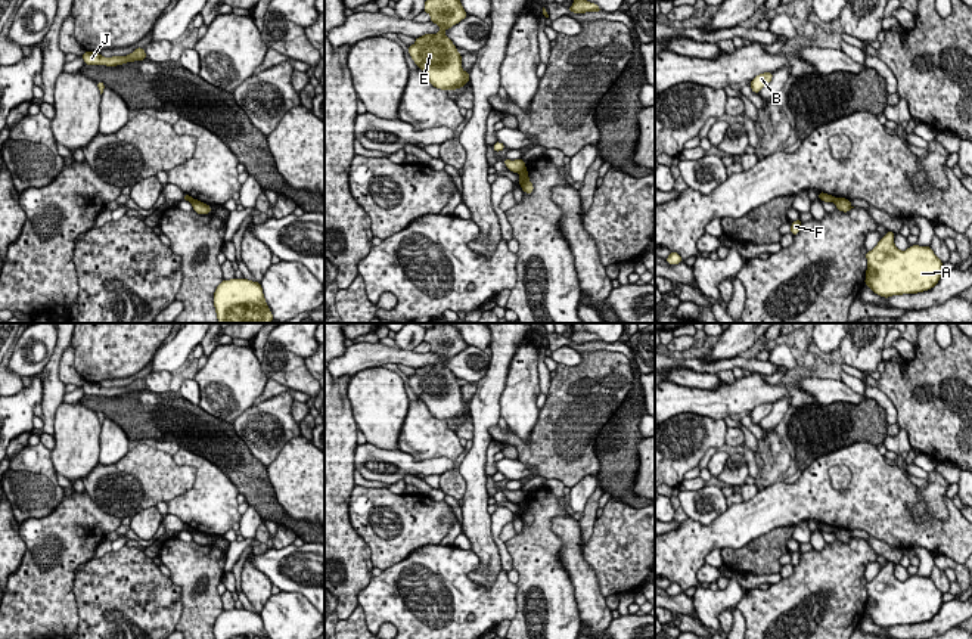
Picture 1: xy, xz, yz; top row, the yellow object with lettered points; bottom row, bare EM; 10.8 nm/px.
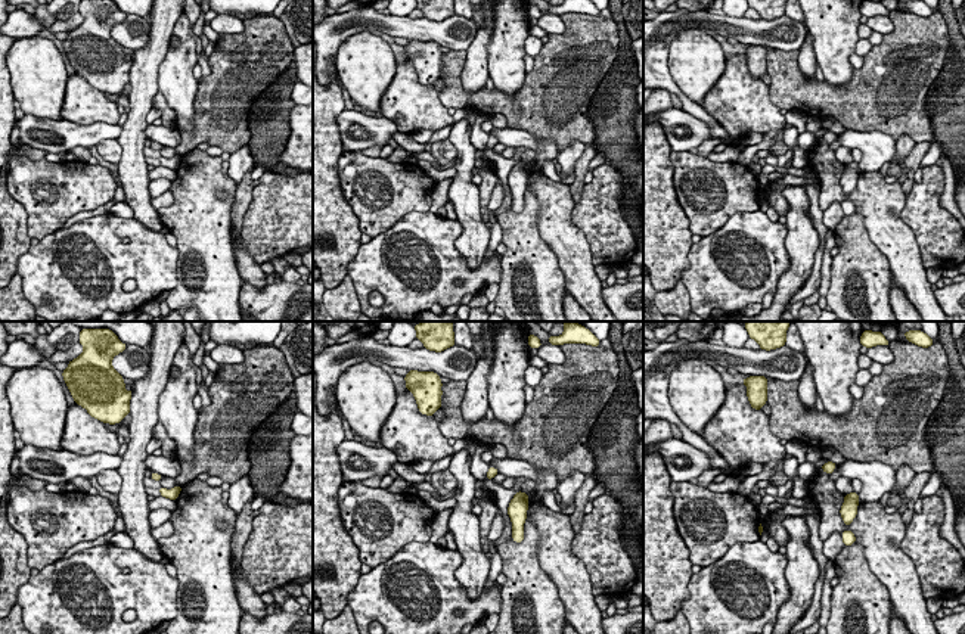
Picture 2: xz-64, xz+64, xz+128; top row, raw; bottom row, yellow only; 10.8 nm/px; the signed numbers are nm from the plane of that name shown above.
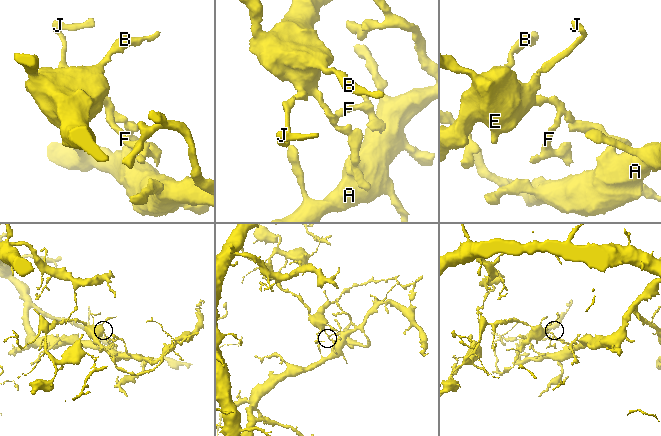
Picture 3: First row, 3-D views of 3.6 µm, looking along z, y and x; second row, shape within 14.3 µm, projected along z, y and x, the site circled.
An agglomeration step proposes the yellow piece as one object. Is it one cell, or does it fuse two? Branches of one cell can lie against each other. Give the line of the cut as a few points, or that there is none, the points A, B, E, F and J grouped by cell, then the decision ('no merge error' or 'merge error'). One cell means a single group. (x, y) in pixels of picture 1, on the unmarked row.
xz (525, 499), (519, 503) | A / B E F J | merge error

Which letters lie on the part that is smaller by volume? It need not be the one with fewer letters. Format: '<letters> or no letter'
B, E, F, J

